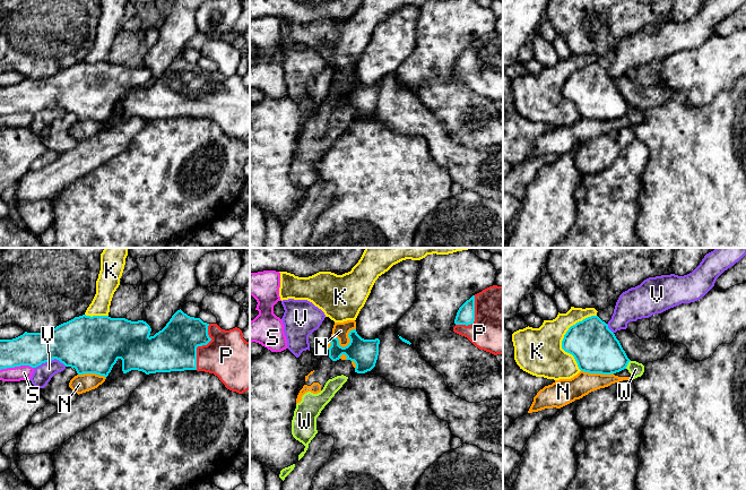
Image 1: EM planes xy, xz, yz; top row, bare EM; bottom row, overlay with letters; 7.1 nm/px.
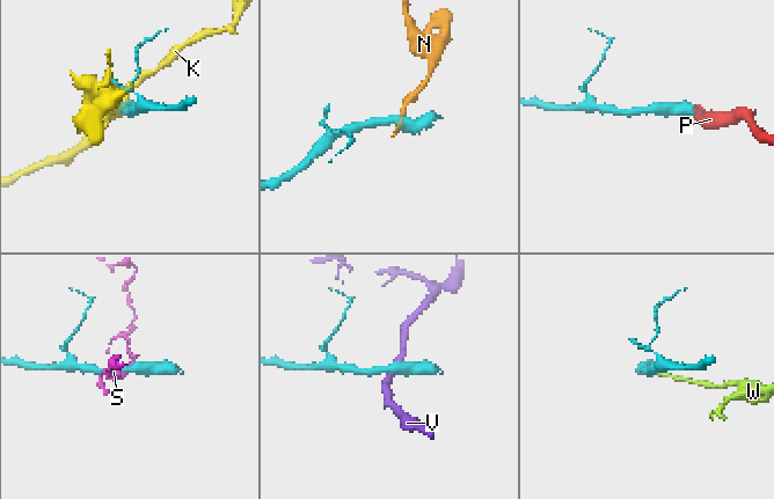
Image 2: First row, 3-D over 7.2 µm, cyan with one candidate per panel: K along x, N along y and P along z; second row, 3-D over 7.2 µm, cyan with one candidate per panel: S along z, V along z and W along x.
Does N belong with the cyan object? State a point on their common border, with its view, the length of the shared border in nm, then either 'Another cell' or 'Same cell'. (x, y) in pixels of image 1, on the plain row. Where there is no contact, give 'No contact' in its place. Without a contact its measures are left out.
Touches cyan at xz (347, 92). Shared border 190 nm. Another cell

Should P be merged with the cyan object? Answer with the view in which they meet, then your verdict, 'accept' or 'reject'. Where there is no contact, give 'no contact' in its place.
xy | accept

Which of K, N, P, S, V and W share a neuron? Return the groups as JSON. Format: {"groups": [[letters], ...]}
{"groups": [["K"], ["N", "W"], ["P"], ["S"], ["V"]]}

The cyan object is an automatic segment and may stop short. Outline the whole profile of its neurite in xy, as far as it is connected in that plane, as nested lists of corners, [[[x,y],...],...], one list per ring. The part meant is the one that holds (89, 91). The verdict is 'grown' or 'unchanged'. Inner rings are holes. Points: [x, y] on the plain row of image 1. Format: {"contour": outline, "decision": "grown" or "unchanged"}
{"contour": [[[180,55],[162,77],[154,83],[150,78],[144,67],[83,61],[45,79],[25,78],[12,86],[0,86],[0,117],[20,112],[36,114],[57,105],[66,113],[75,114],[78,121],[96,120],[106,124],[121,105],[123,120],[131,117],[146,121],[197,117],[214,120],[232,138],[243,140],[250,136],[250,88],[243,85],[240,75],[225,77]]], "decision": "grown"}

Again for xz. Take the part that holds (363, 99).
{"contour": [[[356,76],[350,77],[348,84],[350,88],[345,94],[339,92],[337,84],[332,83],[330,85],[329,104],[337,108],[345,101],[346,106],[355,109],[355,119],[365,120],[371,118],[378,106],[380,86],[364,86],[357,80]]], "decision": "unchanged"}

